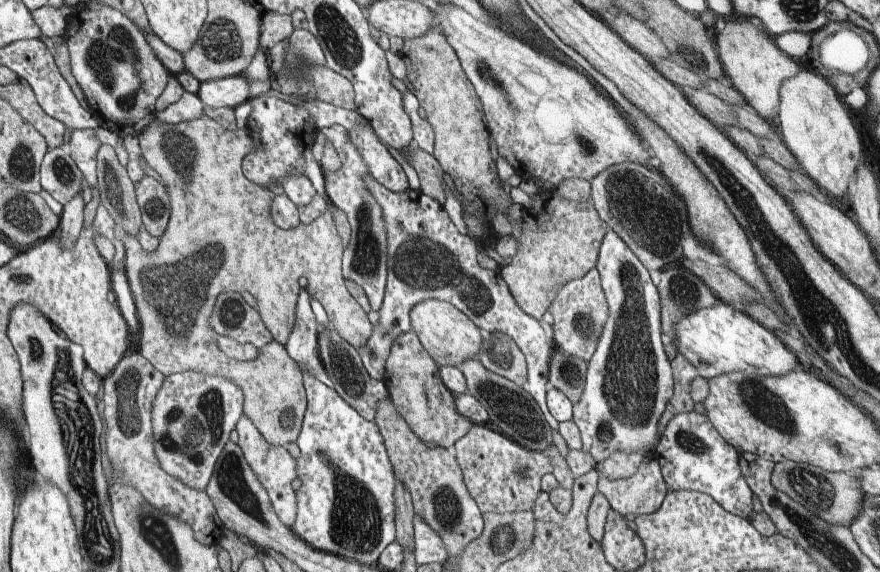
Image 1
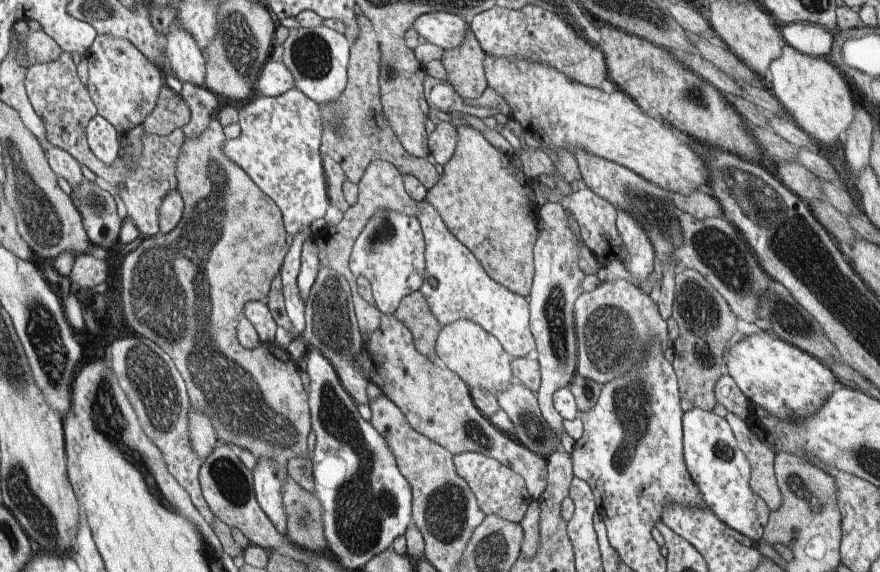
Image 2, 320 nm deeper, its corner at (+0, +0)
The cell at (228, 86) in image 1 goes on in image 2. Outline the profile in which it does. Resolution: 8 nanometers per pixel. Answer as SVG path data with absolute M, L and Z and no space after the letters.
M269 59L256 84L256 96L277 97L295 88L292 76L283 60Z

